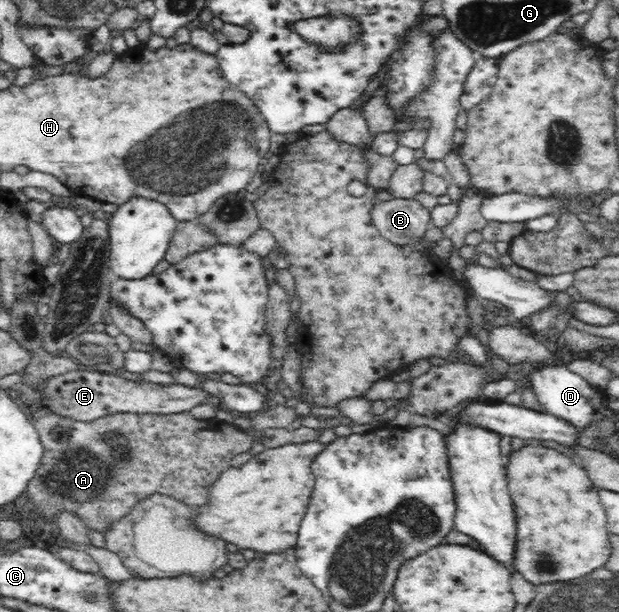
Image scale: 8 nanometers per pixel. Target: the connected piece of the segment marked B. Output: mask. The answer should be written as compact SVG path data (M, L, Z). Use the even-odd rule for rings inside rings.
M397 197L388 201L373 201L370 208L370 216L380 236L396 245L401 245L404 242L415 244L421 236L425 236L427 230L434 226L431 220L430 210L413 198Z

